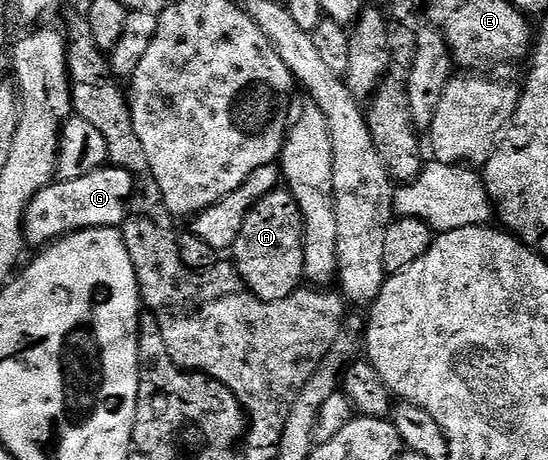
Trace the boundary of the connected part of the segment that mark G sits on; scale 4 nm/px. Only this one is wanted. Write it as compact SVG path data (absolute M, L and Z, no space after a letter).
M106 164L90 176L78 176L78 180L54 180L28 205L24 214L24 236L29 247L43 248L58 242L77 230L123 227L128 219L128 208L134 197L136 185L122 168Z

